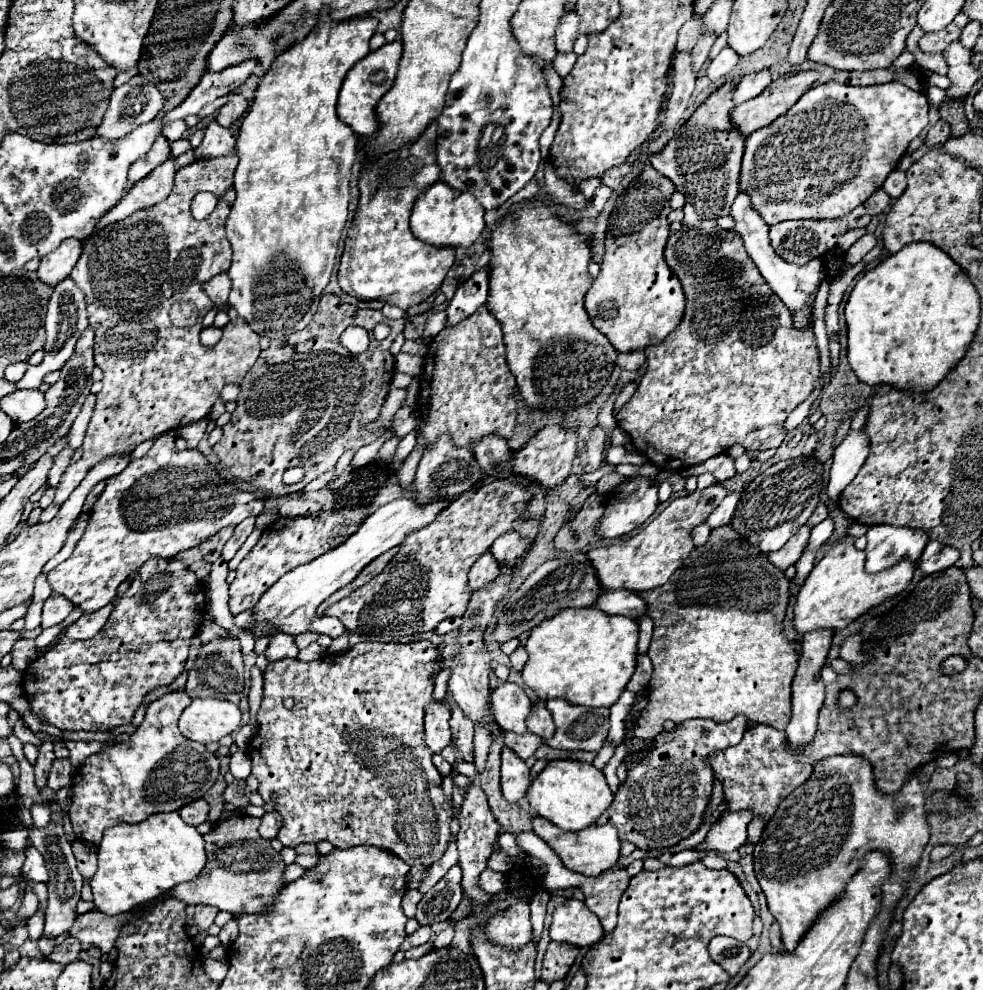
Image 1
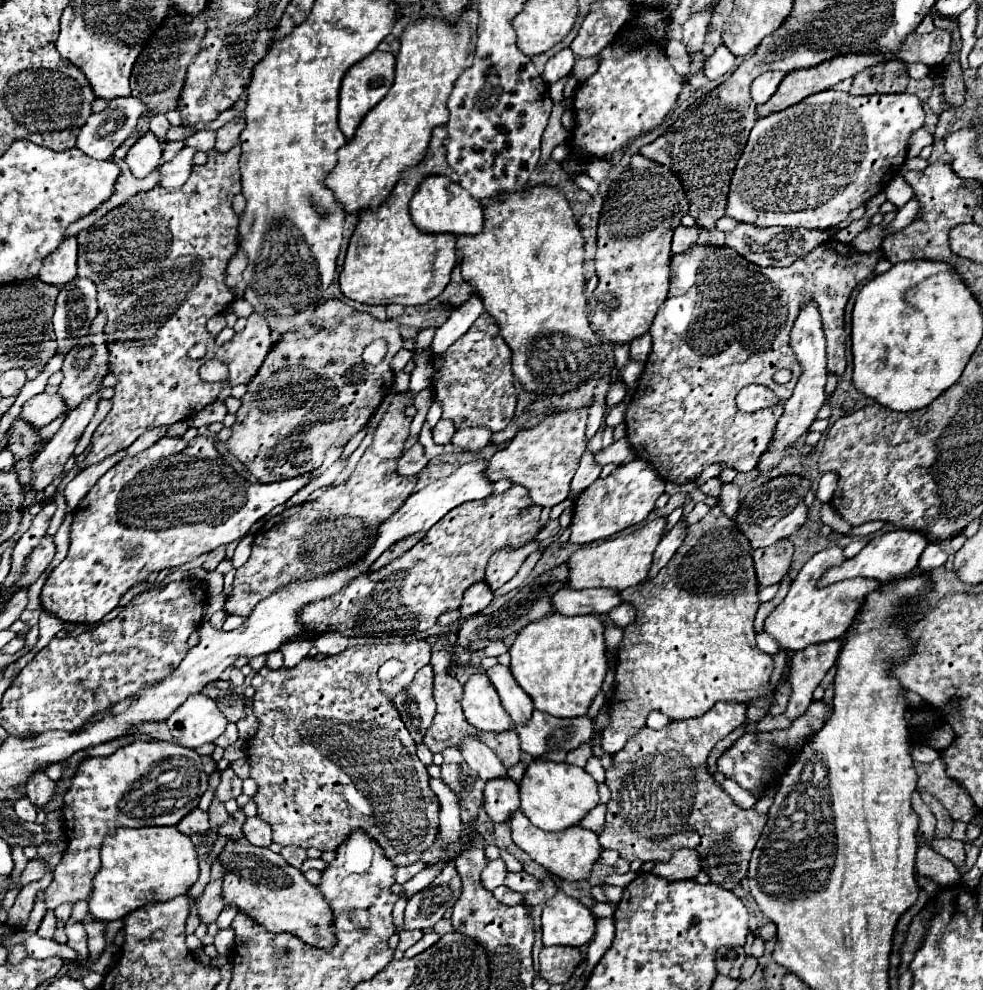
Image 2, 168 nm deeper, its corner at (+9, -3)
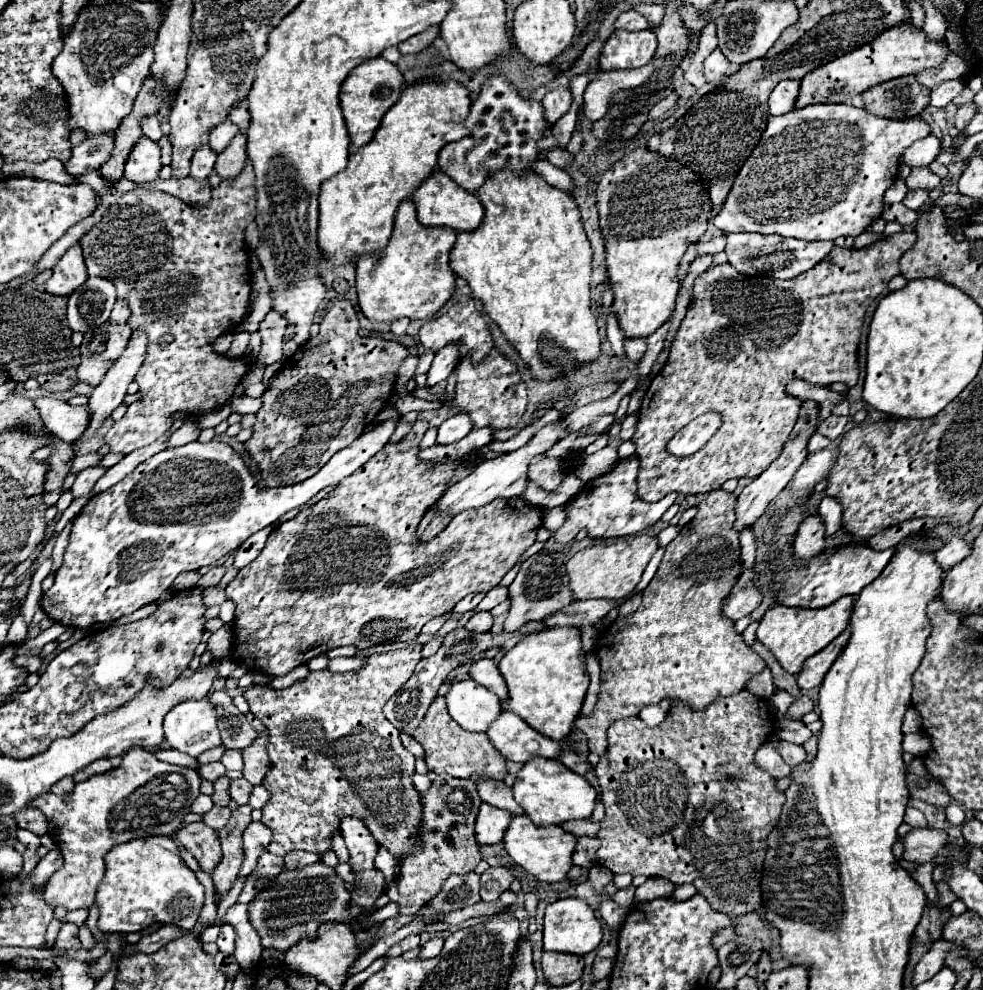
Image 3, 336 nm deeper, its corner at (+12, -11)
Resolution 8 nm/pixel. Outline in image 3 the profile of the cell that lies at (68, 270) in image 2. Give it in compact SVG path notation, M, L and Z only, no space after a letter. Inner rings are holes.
M72 245L66 255L54 265L52 277L46 281L46 291L52 295L70 295L76 291L86 279L86 265L82 257L82 247Z

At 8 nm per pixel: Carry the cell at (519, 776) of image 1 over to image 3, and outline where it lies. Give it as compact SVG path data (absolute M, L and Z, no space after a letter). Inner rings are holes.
M484 803L476 817L476 829L474 829L478 845L484 847L484 845L500 843L510 819L512 815L508 815L506 811L496 811L496 807L488 807Z

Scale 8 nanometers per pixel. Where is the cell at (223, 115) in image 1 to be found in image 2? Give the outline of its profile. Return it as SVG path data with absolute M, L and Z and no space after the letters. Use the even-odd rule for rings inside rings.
M237 117L237 119L229 121L227 125L223 125L217 131L215 149L217 151L229 151L233 145L237 145L239 143L239 133L243 131L243 127L245 127L245 119L243 117Z

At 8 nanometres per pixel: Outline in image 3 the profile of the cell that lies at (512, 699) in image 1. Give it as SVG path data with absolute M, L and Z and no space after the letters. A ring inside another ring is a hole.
M472 679L450 685L446 707L452 719L466 731L486 731L488 723L502 711L500 699Z

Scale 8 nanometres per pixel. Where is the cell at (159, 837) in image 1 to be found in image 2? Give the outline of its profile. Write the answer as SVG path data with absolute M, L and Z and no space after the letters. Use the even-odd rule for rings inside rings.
M119 827L115 835L107 835L103 839L101 867L93 877L93 887L89 895L89 913L99 921L123 919L127 913L147 905L149 901L167 901L187 893L187 889L197 879L199 879L197 847L177 827L139 827L139 829Z

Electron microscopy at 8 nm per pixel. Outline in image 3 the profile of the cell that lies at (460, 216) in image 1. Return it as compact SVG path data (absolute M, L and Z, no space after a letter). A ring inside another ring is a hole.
M436 171L428 179L422 181L422 185L414 191L412 201L418 211L418 219L422 225L428 227L452 227L454 231L472 231L482 223L484 207L478 201L478 197L466 189L462 189L458 183L454 183L446 173Z

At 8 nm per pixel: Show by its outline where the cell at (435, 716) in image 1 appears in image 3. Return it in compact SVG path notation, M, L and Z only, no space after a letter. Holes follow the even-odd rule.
M458 627L458 629L450 631L450 633L444 637L442 647L440 647L432 657L422 659L422 661L416 665L414 675L390 697L390 701L388 701L386 707L384 707L386 719L388 719L392 725L396 725L396 729L400 729L400 731L412 735L414 729L416 729L416 727L420 725L420 721L424 719L424 715L426 715L430 703L434 701L436 691L438 691L438 687L442 685L444 677L446 677L452 669L456 669L456 667L462 663L464 657L466 657L468 661L478 659L480 653L486 653L486 649L490 647L490 643L492 643L492 635L490 635L490 633L470 633L470 631L466 631L464 627Z

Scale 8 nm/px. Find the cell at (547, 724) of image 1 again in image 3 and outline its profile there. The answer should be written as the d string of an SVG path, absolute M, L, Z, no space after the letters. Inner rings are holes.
M482 657L482 659L474 661L474 663L470 665L468 675L470 675L476 683L480 683L480 685L484 685L486 689L490 689L492 693L496 693L502 703L506 703L506 695L508 695L506 683L504 683L504 677L500 675L500 671L498 671L498 667L496 667L496 663L494 663L492 659Z

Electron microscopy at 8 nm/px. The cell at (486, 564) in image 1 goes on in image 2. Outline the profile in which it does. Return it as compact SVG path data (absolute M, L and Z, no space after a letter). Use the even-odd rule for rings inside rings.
M479 581L479 583L473 583L465 595L463 595L463 603L461 603L461 615L463 617L469 617L469 615L475 615L479 611L483 611L493 599L493 591L489 589L489 585L485 581Z

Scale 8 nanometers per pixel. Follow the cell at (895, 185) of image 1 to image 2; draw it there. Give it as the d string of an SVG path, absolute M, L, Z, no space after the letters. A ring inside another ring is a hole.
M897 175L887 185L885 195L887 195L887 201L891 201L895 207L903 207L913 197L913 191L911 191L909 183L903 179L903 175Z

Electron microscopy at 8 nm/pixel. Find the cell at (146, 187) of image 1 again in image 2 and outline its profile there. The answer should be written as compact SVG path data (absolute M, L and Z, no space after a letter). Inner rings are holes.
M183 147L173 161L167 161L163 165L159 165L159 181L157 187L165 189L165 191L175 191L175 187L181 187L187 181L187 175L193 167L193 149Z

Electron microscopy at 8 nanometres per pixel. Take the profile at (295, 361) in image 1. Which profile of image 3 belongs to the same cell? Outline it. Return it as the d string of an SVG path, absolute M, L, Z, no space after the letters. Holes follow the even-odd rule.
M336 301L320 323L320 333L284 363L284 369L262 395L264 405L256 415L258 421L252 439L246 443L246 451L258 463L266 487L286 487L306 481L316 475L334 453L358 439L366 425L370 425L390 401L396 385L396 371L406 357L408 349L396 341L360 337L354 305L350 301Z

